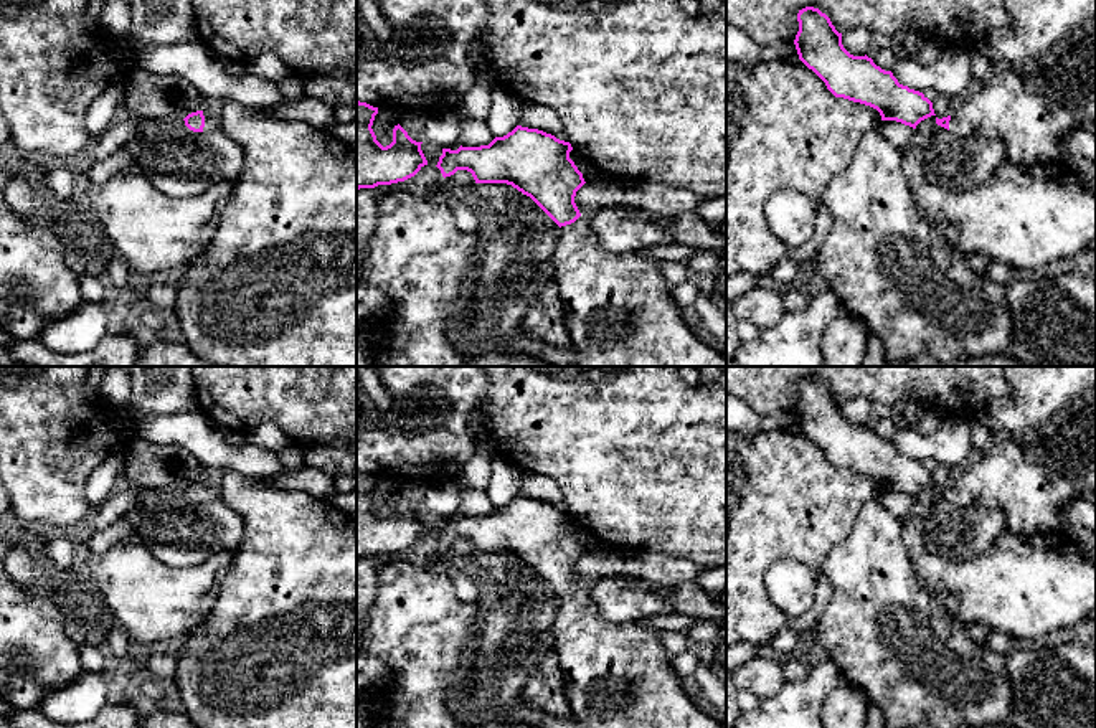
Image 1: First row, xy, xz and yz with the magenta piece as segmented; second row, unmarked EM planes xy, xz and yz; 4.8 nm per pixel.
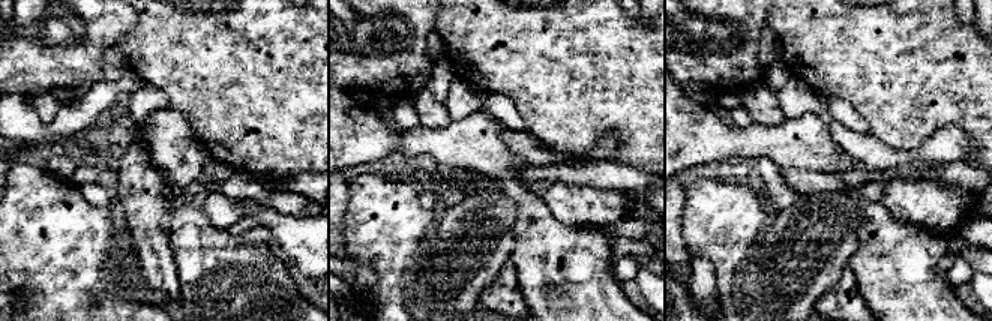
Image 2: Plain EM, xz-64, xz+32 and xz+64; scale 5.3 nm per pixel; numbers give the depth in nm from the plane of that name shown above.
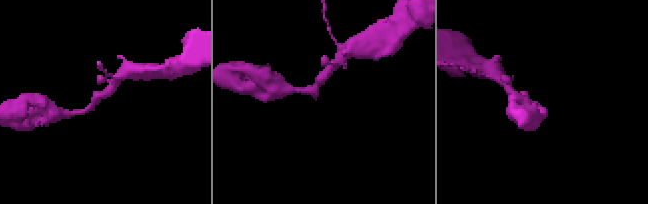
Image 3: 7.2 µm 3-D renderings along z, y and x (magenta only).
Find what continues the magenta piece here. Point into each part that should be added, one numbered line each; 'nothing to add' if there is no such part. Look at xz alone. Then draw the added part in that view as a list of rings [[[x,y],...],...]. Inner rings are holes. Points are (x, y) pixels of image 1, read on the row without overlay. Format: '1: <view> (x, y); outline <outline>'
1: xz (616, 676); outline [[[588,584],[560,598],[553,632],[576,728],[726,728],[688,698],[657,631],[609,622]]]

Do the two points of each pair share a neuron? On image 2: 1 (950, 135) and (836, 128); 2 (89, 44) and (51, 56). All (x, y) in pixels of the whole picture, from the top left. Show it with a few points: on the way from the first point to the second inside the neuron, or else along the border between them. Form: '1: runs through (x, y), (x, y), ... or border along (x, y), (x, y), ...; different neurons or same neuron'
1: runs through (922, 155), (878, 156), (865, 149); same neuron
2: runs through (80, 44), (63, 44), (60, 47); same neuron

